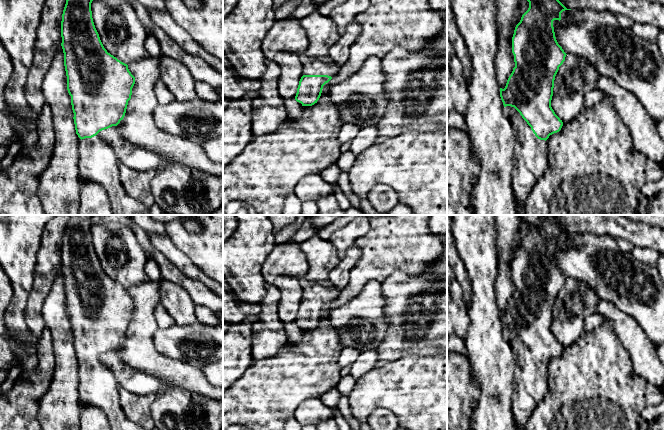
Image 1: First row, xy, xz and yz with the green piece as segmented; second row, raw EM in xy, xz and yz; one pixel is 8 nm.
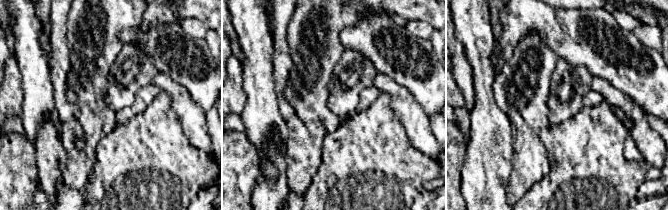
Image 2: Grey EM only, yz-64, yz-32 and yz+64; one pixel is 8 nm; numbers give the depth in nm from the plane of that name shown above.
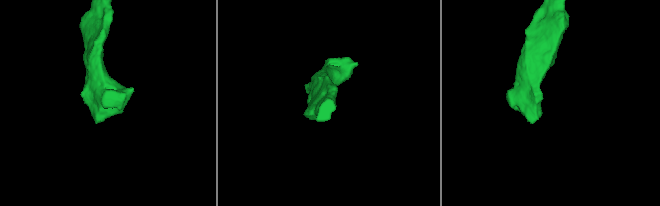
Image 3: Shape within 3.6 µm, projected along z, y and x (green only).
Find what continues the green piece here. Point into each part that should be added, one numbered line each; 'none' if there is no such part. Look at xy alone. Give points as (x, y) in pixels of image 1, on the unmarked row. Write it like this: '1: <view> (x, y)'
1: xy (98, 387)

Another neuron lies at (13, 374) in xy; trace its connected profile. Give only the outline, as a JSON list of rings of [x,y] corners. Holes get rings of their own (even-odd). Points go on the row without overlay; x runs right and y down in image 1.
[[[12,368],[8,372],[6,379],[4,380],[4,382],[2,383],[0,387],[0,394],[8,392],[13,387],[20,373],[21,372],[19,368]]]

